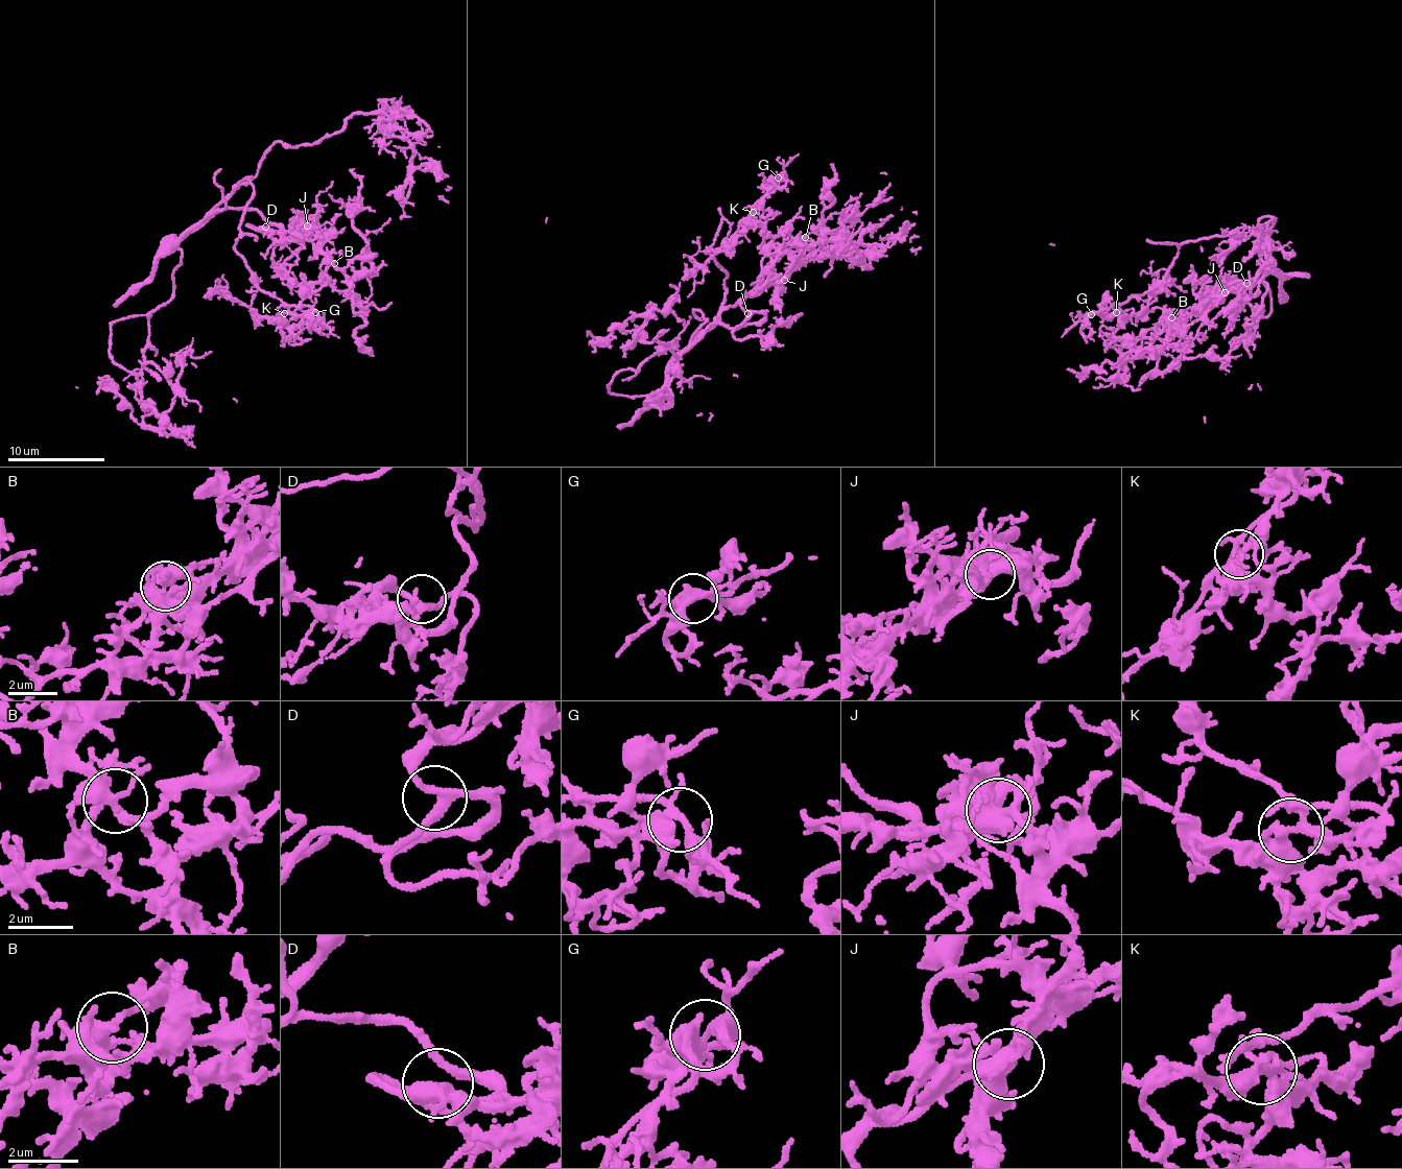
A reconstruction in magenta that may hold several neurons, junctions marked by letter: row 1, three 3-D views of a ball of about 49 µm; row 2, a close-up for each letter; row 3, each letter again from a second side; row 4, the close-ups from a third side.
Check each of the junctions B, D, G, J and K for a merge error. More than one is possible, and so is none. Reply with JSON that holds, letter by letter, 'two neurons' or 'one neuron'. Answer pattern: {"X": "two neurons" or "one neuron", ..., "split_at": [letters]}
{"B": "one neuron", "D": "one neuron", "G": "one neuron", "J": "one neuron", "K": "one neuron", "split_at": []}

